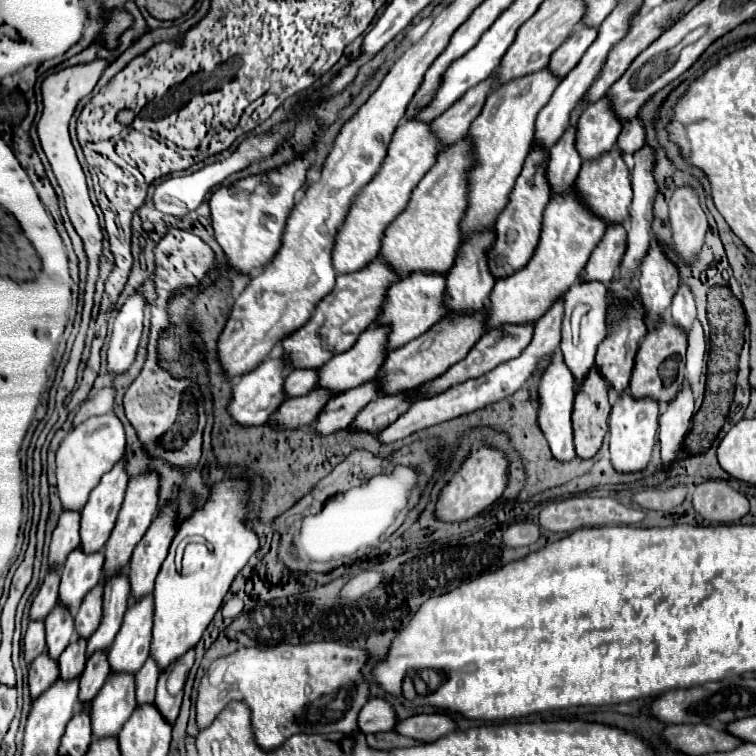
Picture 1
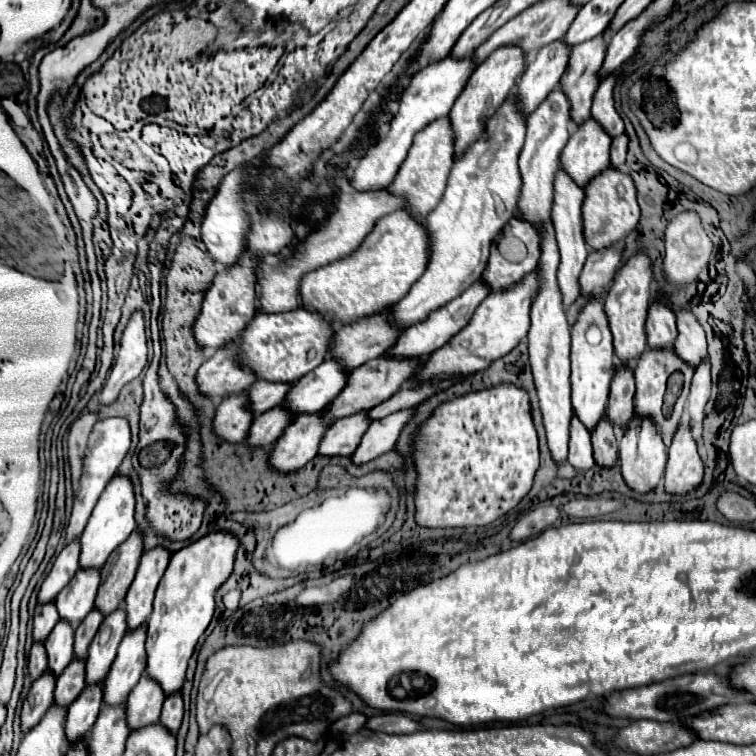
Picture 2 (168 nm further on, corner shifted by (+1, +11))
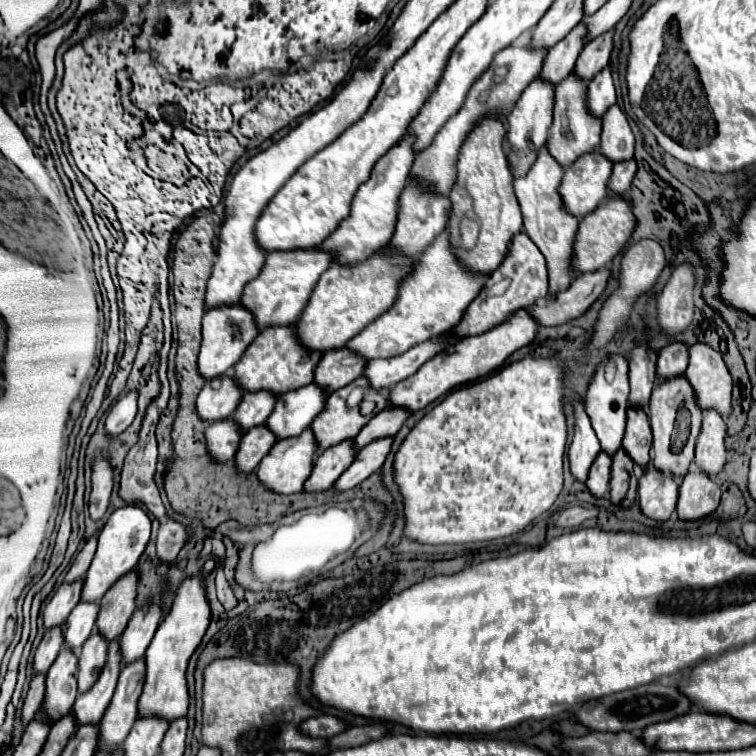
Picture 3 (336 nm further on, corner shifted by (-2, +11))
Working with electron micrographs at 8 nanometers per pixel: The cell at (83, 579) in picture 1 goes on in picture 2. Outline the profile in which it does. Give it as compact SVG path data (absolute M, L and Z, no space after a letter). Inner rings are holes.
M79 569L73 581L59 593L55 605L61 619L69 621L73 627L91 613L95 603L95 593L99 587L99 571L97 569Z

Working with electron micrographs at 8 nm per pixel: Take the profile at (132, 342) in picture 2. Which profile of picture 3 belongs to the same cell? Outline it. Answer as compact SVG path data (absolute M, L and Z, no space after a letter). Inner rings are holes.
M126 391L112 407L110 413L106 415L106 433L108 435L118 435L124 429L130 427L136 415L136 391Z

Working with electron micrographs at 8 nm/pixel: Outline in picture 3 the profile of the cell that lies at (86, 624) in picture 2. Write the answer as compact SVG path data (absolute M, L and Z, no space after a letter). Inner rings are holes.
M92 633L80 649L78 661L78 691L86 691L94 685L102 665L106 663L106 639L100 633Z

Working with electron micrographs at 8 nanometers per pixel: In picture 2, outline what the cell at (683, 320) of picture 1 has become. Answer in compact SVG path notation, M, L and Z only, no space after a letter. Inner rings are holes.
M677 309L675 315L677 315L677 329L679 329L679 337L675 341L675 353L687 365L697 369L709 357L705 331L689 309Z

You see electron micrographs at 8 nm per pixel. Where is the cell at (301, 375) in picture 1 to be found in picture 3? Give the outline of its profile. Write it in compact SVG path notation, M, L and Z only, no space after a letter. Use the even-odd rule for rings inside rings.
M246 391L242 395L242 401L234 413L236 423L240 425L242 431L264 425L266 419L270 417L272 409L276 405L276 395L270 391Z

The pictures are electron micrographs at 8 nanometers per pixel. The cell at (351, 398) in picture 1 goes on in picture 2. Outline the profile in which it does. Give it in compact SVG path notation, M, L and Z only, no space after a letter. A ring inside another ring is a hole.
M323 413L297 415L273 445L269 467L285 475L303 469L317 455L325 429L327 423Z

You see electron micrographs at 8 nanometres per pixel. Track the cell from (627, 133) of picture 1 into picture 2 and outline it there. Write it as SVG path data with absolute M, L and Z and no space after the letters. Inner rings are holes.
M621 135L621 137L615 137L613 139L613 145L611 145L611 165L615 169L623 167L625 165L625 157L627 157L627 135Z

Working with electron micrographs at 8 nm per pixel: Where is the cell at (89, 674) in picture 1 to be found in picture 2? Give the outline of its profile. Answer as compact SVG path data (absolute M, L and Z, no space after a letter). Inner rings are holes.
M91 685L85 687L83 693L77 697L75 703L67 709L67 723L65 723L65 735L69 745L75 745L79 741L85 741L87 733L91 731L103 699L103 687Z

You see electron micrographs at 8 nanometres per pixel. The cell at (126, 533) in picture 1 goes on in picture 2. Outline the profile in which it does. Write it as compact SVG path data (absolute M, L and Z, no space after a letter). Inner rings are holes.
M133 531L133 535L111 553L105 567L101 569L101 585L95 601L95 609L99 609L99 613L111 615L115 609L121 607L127 589L135 579L141 555L143 555L143 539L139 531Z

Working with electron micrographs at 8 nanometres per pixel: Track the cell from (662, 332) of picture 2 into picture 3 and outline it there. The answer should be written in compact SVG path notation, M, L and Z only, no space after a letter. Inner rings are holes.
M672 341L658 351L656 373L658 373L660 379L670 379L670 377L676 377L676 375L684 375L686 361L688 361L686 345L682 341Z

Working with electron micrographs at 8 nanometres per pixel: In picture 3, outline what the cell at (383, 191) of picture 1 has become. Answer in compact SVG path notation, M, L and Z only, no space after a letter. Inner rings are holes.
M308 247L308 249L288 249L288 251L266 251L266 263L256 279L252 279L242 295L244 305L254 313L258 327L288 325L298 323L308 297L322 275L328 269L334 255L330 251Z

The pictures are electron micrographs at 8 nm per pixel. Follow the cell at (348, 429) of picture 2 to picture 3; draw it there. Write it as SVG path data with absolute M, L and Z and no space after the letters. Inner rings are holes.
M344 439L324 451L318 451L310 479L304 483L306 491L324 491L336 483L336 479L354 461L356 449L352 439Z

